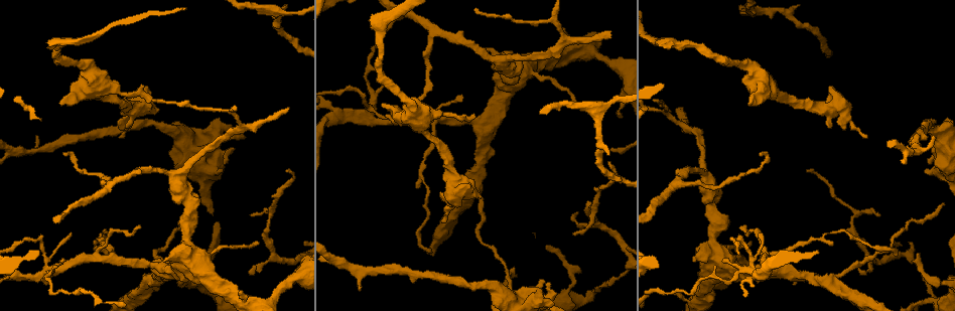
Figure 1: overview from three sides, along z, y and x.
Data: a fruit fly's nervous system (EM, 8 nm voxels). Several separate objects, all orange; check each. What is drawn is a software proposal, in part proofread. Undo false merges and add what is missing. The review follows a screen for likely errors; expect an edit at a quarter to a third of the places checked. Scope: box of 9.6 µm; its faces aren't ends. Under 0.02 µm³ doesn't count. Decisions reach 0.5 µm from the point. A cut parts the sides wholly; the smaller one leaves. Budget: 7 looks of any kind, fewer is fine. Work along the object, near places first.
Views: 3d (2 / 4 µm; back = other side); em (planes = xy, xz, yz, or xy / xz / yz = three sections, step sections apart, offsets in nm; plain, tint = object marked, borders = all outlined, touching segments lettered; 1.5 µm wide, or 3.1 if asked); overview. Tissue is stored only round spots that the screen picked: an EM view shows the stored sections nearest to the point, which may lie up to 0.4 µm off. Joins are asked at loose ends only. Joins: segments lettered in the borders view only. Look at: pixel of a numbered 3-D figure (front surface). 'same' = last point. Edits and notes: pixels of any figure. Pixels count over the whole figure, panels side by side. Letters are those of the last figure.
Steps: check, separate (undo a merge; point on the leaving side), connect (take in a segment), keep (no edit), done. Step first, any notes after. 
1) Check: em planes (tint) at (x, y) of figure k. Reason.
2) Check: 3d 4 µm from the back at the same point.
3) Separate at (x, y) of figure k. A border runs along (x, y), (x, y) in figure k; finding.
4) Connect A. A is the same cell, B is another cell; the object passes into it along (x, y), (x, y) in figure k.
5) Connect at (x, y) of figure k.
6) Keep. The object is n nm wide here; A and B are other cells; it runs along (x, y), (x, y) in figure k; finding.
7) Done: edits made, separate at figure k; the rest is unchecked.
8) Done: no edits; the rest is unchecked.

Check: 3d 2 µm at (761, 152) of figure 1. Thin end.

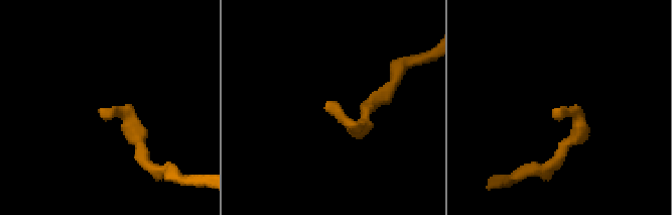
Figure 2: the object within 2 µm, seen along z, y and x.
Check: em yz step 4 (plain) at (560, 112) of figure 2. Need the tissue.

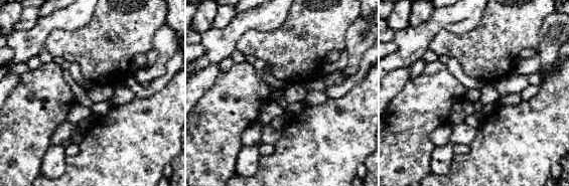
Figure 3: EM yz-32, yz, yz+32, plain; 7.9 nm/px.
Check: em yz step 4 (borders) at the same point.

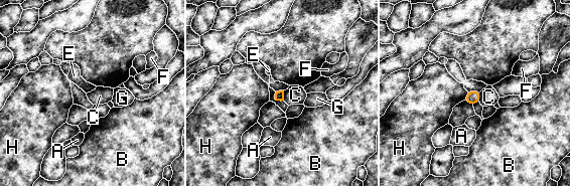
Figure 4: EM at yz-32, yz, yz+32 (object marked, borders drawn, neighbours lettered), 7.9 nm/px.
Keep. A, B, C, E, F, G and H are other cells; a border runs along (467, 91), (464, 100) in figure 4; none of them fits.

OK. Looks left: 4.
Check: 3d 2 µm at (148, 101) of figure 1. Thin end.

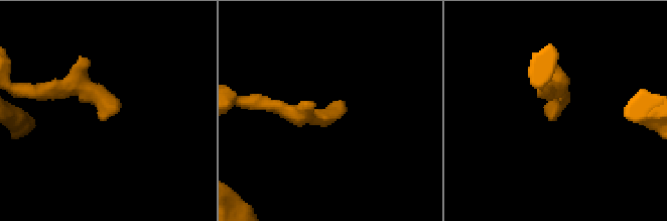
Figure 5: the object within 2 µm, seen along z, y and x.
Check: em xz step 8 (tint) at (328, 105) of figure 5.

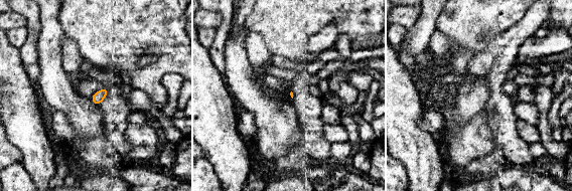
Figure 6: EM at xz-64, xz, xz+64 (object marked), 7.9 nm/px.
Check: em xz step 8 (borders) at the same point.

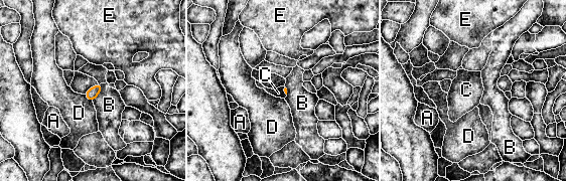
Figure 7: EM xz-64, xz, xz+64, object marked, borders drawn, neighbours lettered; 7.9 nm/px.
Keep. A, B, C, D and E are other cells; a border runs along (102, 83), (102, 89), (93, 102) in figure 7; none of them fits.

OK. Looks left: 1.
Done: no edits; the rest is unchecked.

